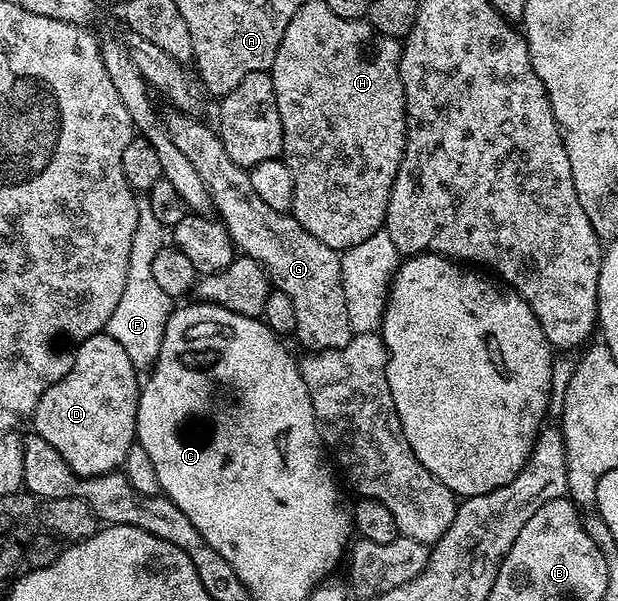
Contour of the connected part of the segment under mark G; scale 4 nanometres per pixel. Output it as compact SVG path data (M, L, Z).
M170 112L163 113L161 117L161 122L169 133L169 139L173 139L173 144L184 153L185 159L193 163L197 175L201 175L201 183L205 183L209 191L211 208L217 214L218 220L222 221L223 226L229 231L236 250L242 256L259 262L272 286L289 295L289 300L292 301L297 314L294 336L299 337L300 343L305 347L304 350L318 351L345 347L345 343L351 341L353 334L349 323L349 311L345 308L345 287L341 283L340 254L336 250L325 247L321 239L313 239L313 235L309 235L309 231L305 231L305 227L301 227L301 223L297 223L297 219L290 212L273 211L269 203L261 200L253 191L250 172L233 163L229 155L225 155L225 147L221 143L218 132L212 126L210 129L205 122L199 121L203 119L190 113Z

